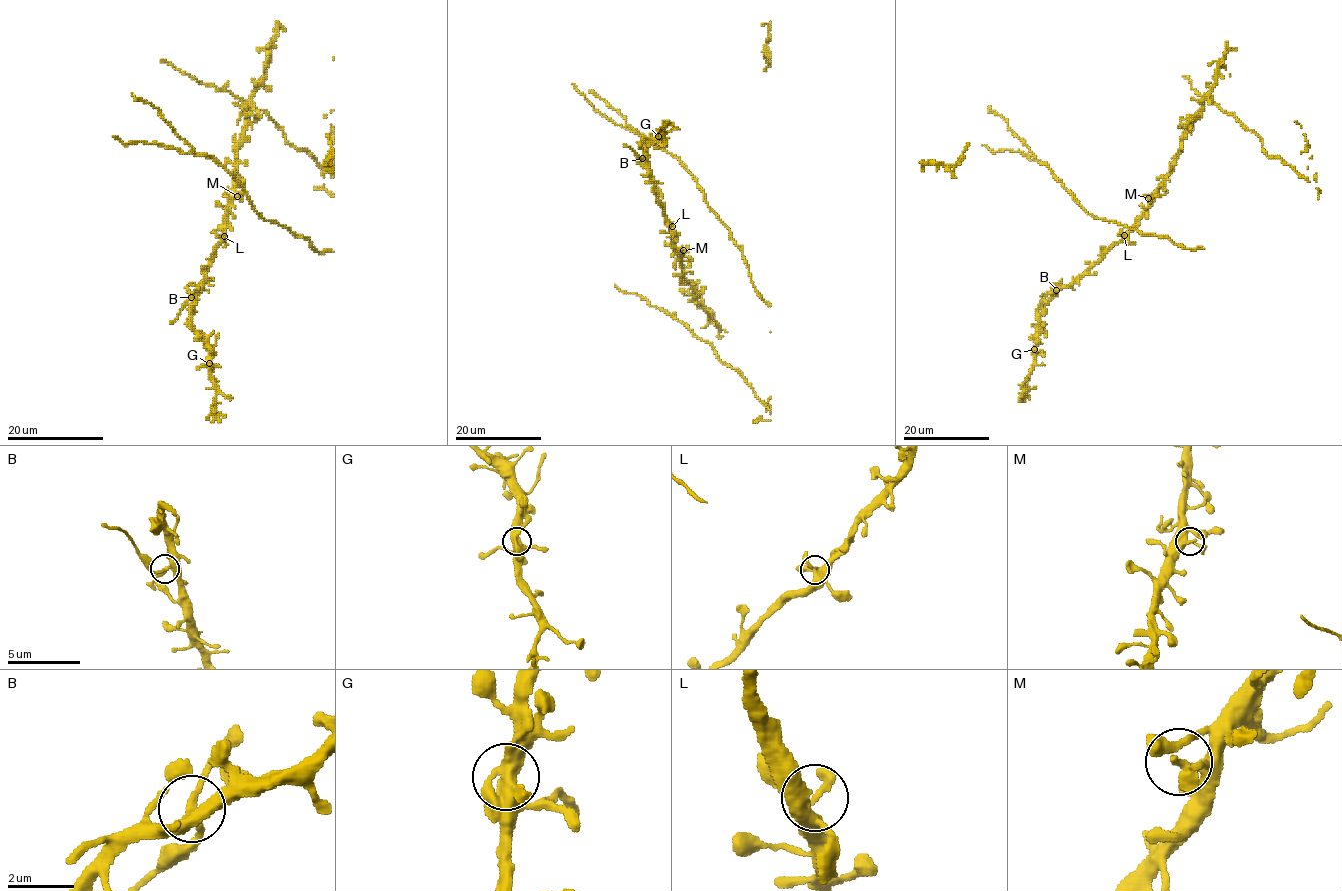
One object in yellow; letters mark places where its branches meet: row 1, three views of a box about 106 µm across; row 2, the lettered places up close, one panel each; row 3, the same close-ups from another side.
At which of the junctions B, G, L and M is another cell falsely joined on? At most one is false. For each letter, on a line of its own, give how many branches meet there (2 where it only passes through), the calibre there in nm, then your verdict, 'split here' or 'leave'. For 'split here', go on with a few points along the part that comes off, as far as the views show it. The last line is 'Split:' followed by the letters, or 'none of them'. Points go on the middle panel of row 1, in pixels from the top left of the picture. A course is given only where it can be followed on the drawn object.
B: branches 4; calibre 260 nm; split here; course (642, 158), (639, 159), (623, 145)
G: branches 4; calibre 440 nm; leave
L: branches 3; calibre 240 nm; leave
M: branches 4; calibre 180 nm; leave
Split: B

